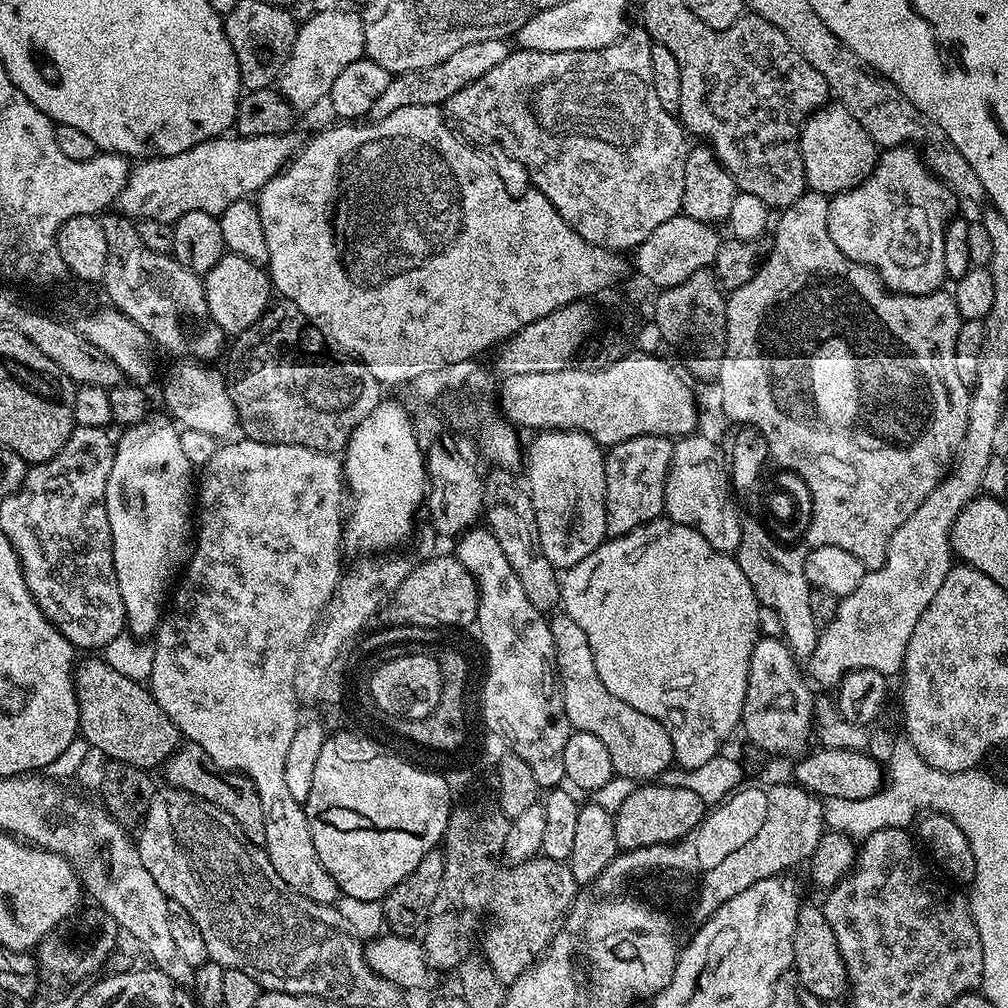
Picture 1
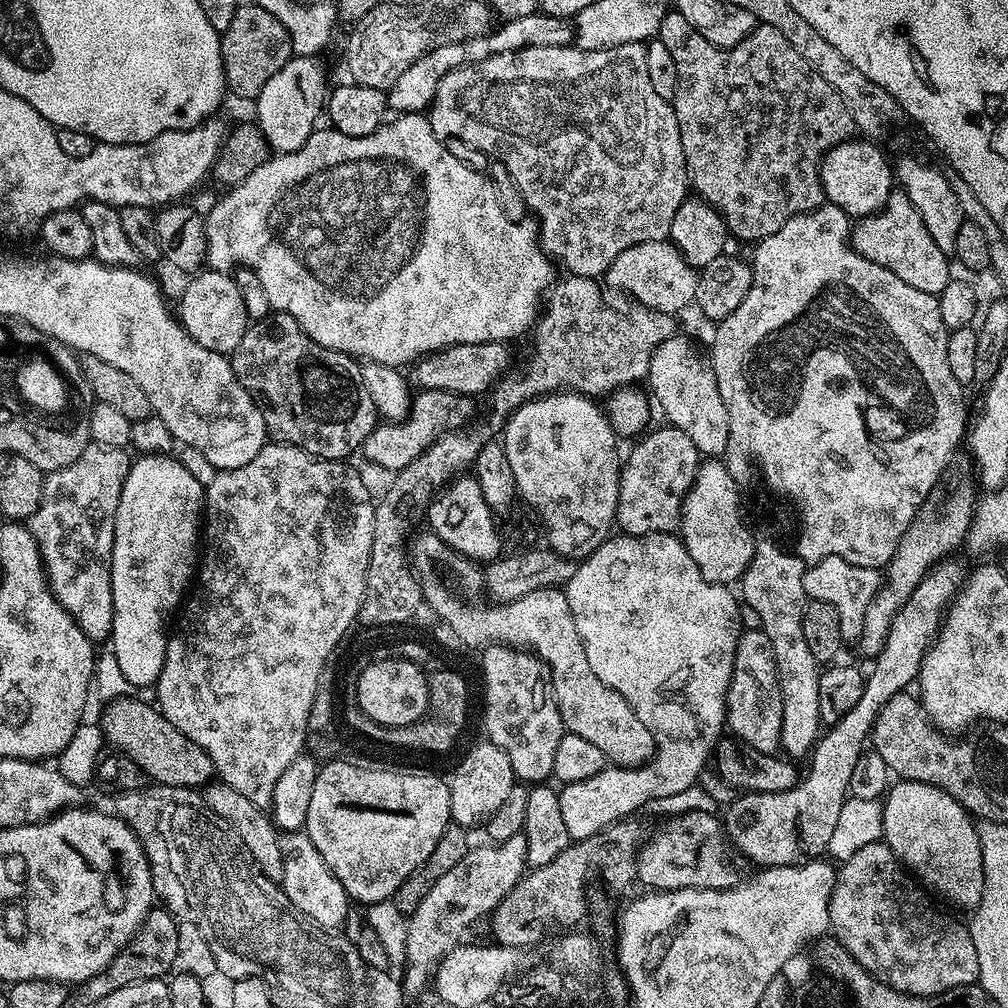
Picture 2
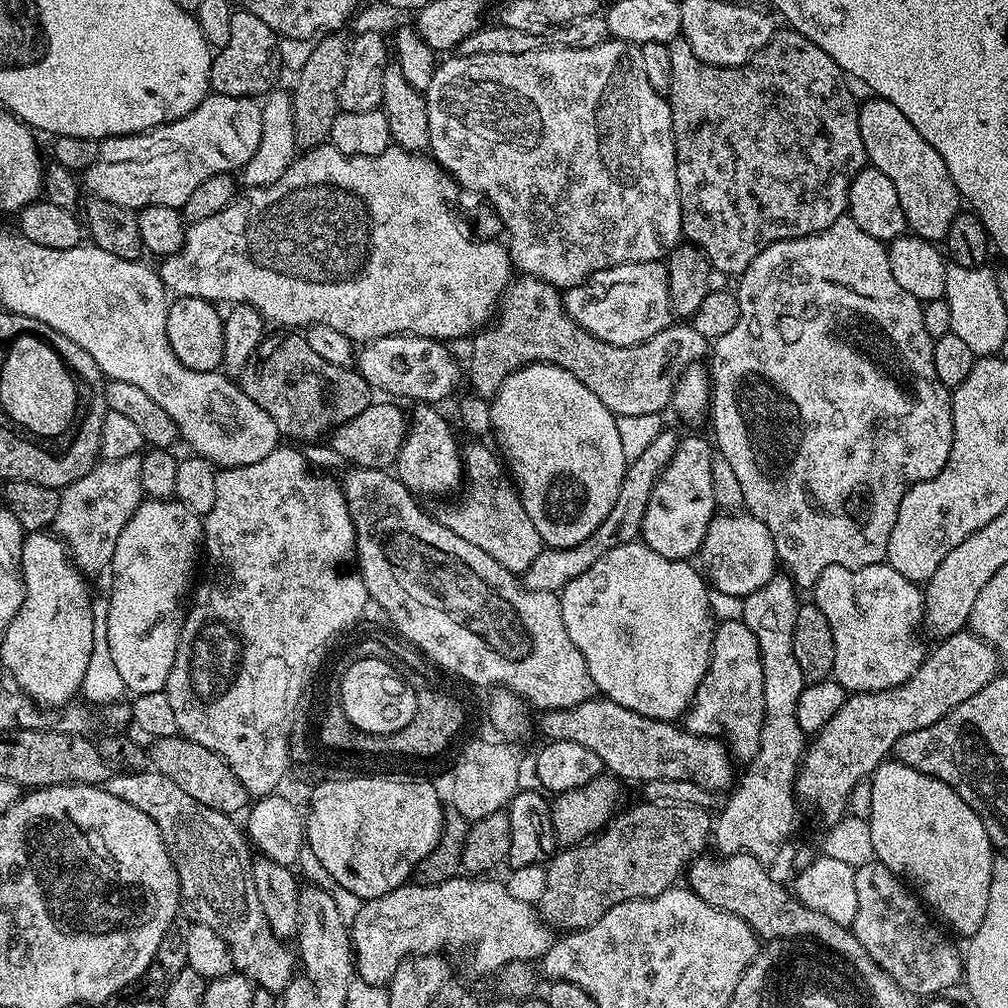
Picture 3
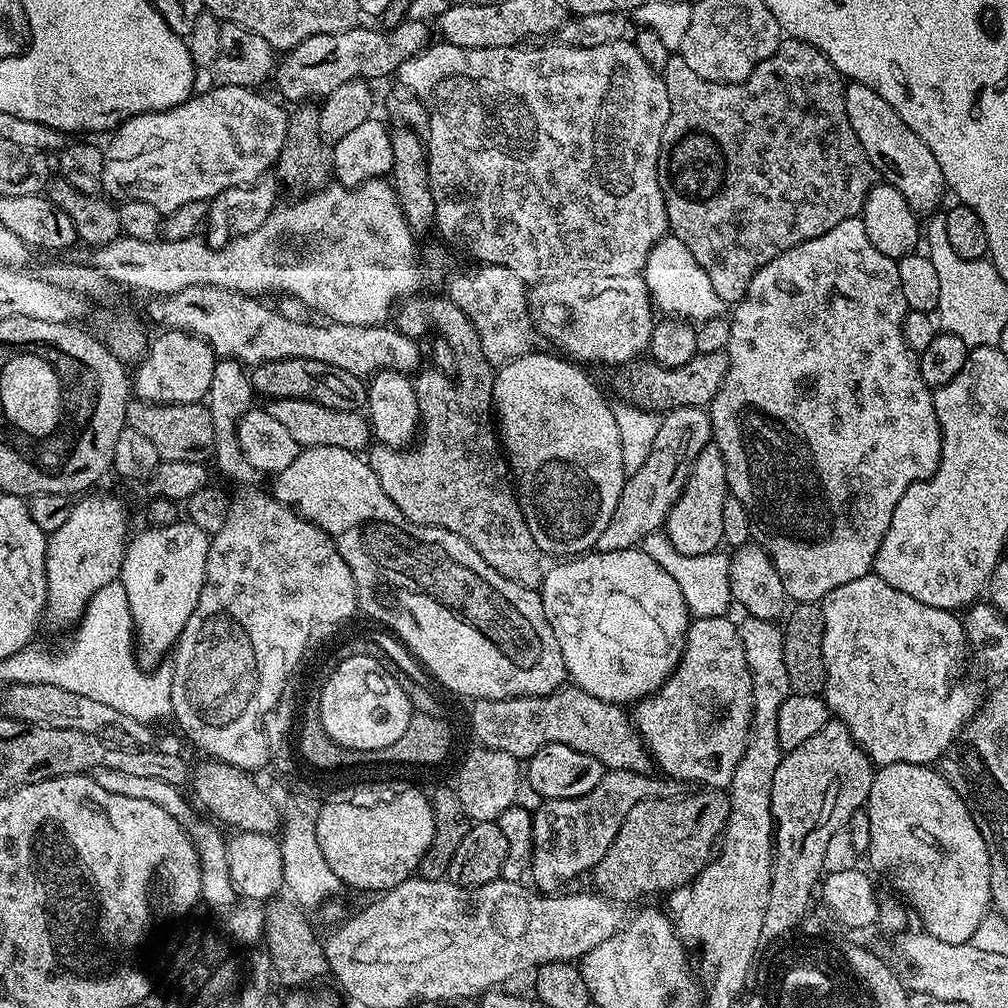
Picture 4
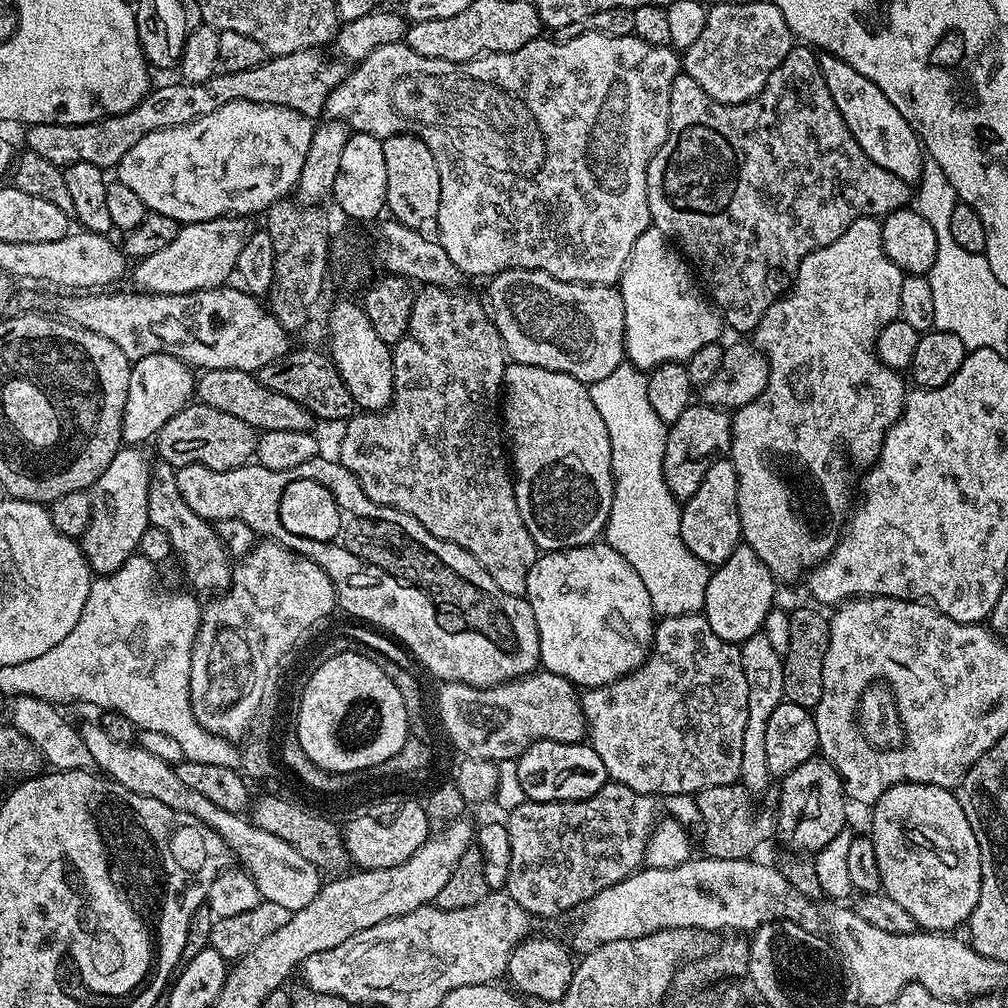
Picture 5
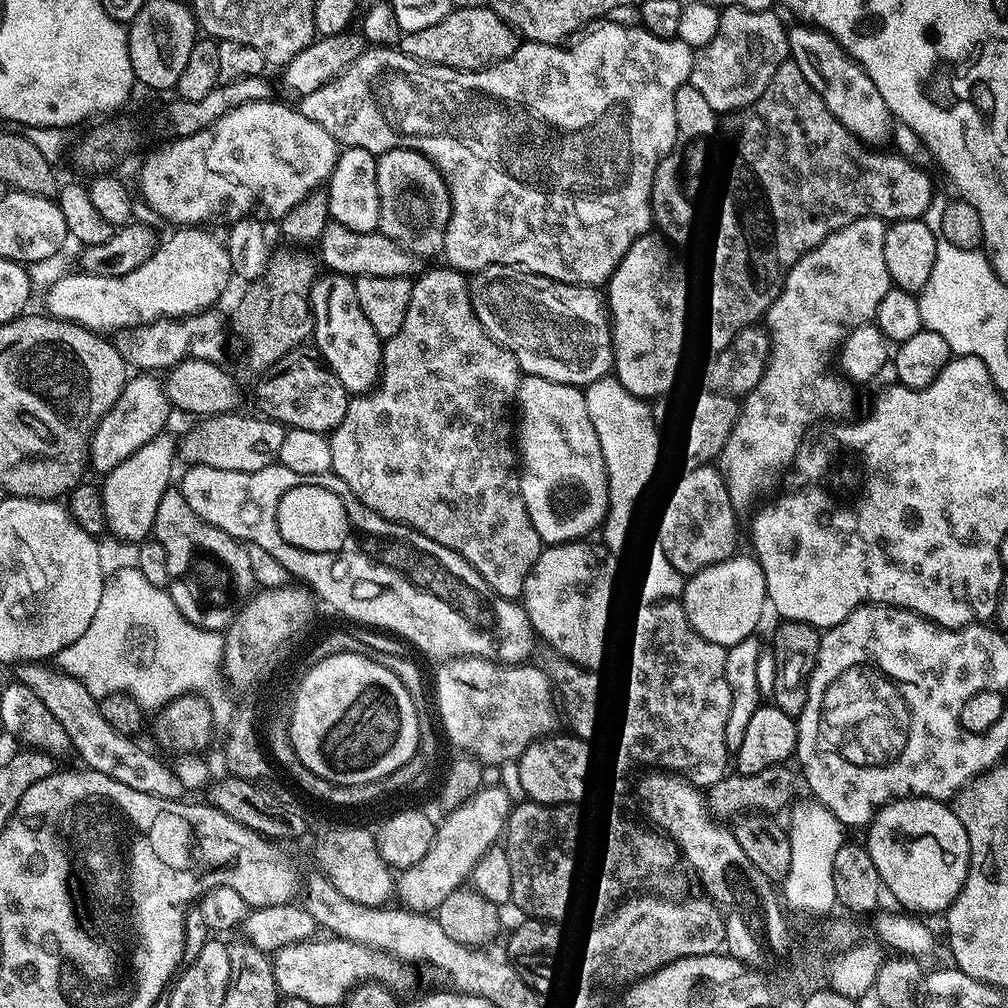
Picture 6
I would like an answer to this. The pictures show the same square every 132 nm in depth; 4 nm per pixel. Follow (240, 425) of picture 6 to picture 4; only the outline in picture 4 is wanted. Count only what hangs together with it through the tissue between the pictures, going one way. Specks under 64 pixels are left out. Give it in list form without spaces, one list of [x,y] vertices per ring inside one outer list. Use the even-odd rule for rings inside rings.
[[[129,399],[127,427],[138,430],[158,450],[161,461],[177,460],[187,464],[204,464],[214,450],[214,422],[210,410],[198,404],[148,404]]]

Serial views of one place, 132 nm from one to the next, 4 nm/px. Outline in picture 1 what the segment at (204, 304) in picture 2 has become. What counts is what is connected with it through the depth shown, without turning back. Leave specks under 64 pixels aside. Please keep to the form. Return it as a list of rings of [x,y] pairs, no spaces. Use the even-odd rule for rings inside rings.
[[[234,252],[224,255],[209,272],[203,273],[202,279],[210,318],[214,318],[220,329],[232,338],[254,326],[254,322],[258,322],[260,315],[274,300],[272,278],[267,271]]]

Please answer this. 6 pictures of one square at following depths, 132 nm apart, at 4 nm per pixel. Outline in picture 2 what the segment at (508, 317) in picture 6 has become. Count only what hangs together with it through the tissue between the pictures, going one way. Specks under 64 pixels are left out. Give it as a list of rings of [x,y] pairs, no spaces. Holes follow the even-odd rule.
[[[670,239],[642,242],[622,250],[618,258],[608,267],[606,284],[609,289],[617,288],[620,292],[629,292],[637,305],[652,308],[656,312],[680,314],[687,304],[691,305],[696,298],[697,269],[688,264],[680,255]]]

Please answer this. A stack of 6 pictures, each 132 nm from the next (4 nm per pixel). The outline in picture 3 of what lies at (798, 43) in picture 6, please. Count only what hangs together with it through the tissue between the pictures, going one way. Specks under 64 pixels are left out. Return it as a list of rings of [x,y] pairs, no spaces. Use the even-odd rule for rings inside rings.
[[[868,98],[872,100],[863,101],[860,104],[860,113],[858,114],[858,126],[862,134],[862,142],[866,146],[868,155],[868,164],[871,167],[882,170],[890,182],[894,182],[894,190],[898,193],[898,202],[902,206],[902,214],[906,218],[911,235],[921,236],[924,240],[933,242],[943,242],[946,234],[950,230],[950,222],[962,210],[962,194],[954,186],[954,178],[950,178],[950,170],[946,168],[946,162],[942,162],[940,152],[910,126],[906,114],[894,106],[894,102],[881,100],[879,98]]]

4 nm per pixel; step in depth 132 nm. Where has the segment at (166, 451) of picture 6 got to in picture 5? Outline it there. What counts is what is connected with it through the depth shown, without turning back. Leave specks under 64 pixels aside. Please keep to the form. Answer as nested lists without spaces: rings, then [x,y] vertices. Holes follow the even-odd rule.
[[[122,446],[114,454],[114,462],[106,466],[102,478],[92,485],[90,526],[82,537],[84,557],[96,576],[109,576],[130,557],[137,555],[142,534],[148,529],[148,491],[152,464],[140,446]]]

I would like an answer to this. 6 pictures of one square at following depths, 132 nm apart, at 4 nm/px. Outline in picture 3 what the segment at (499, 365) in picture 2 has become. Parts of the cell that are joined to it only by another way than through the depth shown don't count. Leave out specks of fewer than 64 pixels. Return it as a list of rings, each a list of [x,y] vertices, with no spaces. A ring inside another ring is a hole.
[[[383,336],[377,340],[369,340],[359,349],[355,357],[355,367],[360,377],[368,383],[369,389],[381,388],[389,392],[389,397],[405,396],[411,402],[423,402],[433,406],[439,405],[439,400],[444,400],[456,388],[456,383],[462,380],[462,364],[452,357],[452,352],[447,343],[431,340],[425,336]]]

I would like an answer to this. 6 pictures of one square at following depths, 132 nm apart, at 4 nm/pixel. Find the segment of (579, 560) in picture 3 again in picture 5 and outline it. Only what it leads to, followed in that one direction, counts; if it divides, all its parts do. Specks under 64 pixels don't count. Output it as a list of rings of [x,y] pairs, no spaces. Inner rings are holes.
[[[692,402],[677,421],[670,425],[664,447],[666,486],[677,501],[689,500],[702,486],[706,470],[715,460],[727,457],[732,447],[732,416],[723,408],[712,408],[703,402]]]

